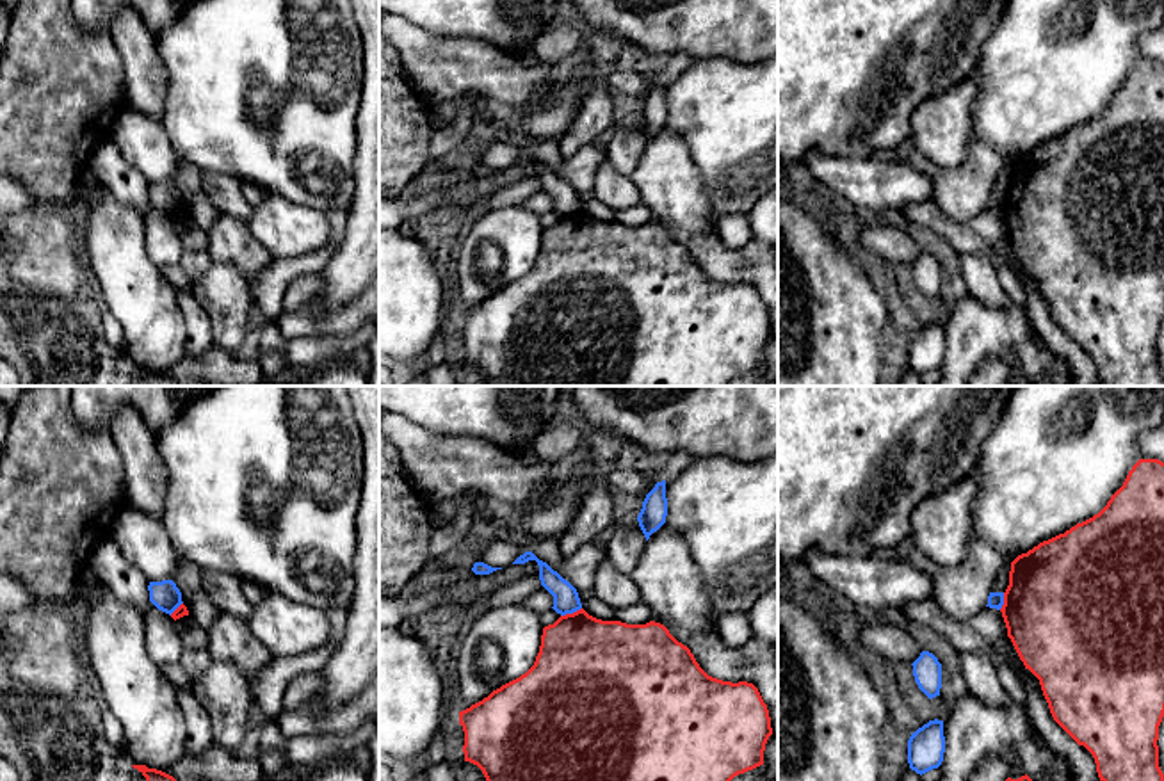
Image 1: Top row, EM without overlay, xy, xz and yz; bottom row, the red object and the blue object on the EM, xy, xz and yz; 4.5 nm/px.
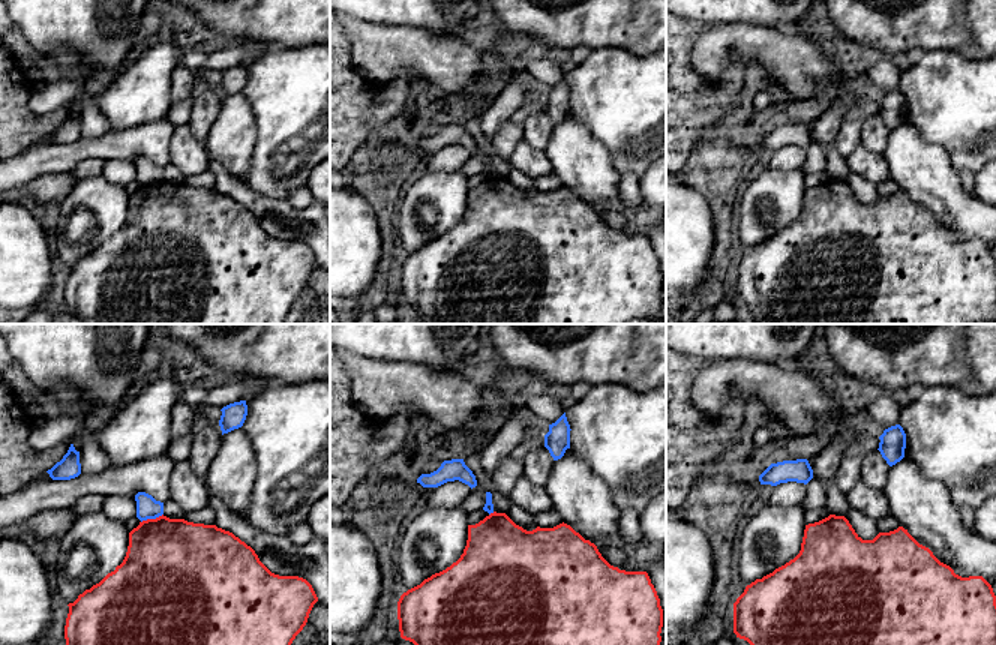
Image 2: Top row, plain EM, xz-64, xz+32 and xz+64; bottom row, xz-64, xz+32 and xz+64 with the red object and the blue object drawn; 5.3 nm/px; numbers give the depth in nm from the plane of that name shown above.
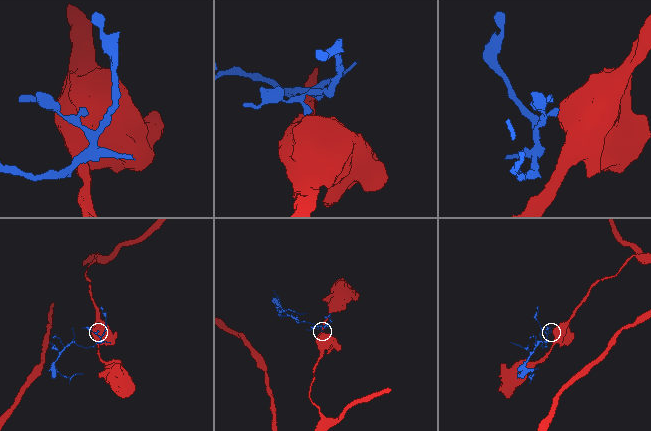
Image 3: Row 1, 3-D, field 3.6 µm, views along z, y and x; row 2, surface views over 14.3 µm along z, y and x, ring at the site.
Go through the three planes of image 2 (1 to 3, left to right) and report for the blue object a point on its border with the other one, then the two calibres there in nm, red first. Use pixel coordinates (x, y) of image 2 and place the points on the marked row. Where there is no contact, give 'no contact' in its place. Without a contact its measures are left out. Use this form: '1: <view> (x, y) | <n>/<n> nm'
1: xz-64 (152, 519) | 460/120 nm
2: xz+32 (491, 513) | 400/50 nm
3: no contact

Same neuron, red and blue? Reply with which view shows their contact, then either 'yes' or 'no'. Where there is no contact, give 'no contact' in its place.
xz | no

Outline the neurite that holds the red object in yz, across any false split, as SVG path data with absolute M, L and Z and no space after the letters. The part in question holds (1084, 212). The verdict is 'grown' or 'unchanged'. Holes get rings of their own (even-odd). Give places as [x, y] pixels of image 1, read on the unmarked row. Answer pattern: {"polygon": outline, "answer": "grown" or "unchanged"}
{"polygon": "M1139 60L1098 116L1018 157L1011 164L1009 187L1000 213L1020 262L1039 281L1054 322L1093 356L1100 382L1105 386L1164 386L1157 347L1164 318L1164 64Z", "answer": "unchanged"}

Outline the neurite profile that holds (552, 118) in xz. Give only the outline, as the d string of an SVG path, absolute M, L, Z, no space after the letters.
M582 62L586 80L554 82L545 96L525 112L511 114L509 123L534 141L534 146L546 141L559 142L573 126L582 107L582 96L591 85L591 73Z

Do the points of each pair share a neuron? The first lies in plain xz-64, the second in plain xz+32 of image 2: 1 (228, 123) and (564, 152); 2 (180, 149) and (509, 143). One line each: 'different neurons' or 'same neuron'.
1: same neuron
2: different neurons

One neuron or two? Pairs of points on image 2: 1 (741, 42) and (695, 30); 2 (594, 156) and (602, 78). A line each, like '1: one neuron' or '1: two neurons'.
1: two neurons
2: two neurons

